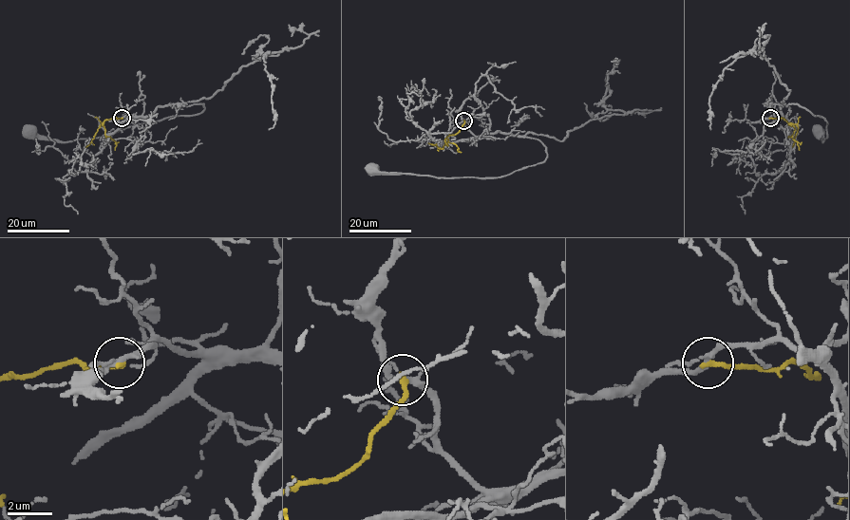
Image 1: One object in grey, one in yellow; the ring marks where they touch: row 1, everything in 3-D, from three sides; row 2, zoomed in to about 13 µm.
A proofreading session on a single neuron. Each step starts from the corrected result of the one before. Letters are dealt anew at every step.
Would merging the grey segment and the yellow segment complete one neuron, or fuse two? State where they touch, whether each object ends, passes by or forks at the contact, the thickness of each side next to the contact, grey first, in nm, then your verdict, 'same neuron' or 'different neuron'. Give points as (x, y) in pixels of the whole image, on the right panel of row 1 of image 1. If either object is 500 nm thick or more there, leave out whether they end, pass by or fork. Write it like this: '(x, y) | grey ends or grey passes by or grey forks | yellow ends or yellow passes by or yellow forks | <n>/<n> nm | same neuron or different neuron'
(770, 118) | grey passes by | yellow ends | 260/240 nm | different neuron

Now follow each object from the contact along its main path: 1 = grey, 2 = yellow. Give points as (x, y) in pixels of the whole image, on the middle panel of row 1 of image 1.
1: (464, 120), (476, 136), (499, 131), (538, 139), (546, 157), (495, 177), (373, 170)
2: (464, 120), (458, 132), (445, 139), (447, 145), (448, 142), (454, 143), (457, 150)

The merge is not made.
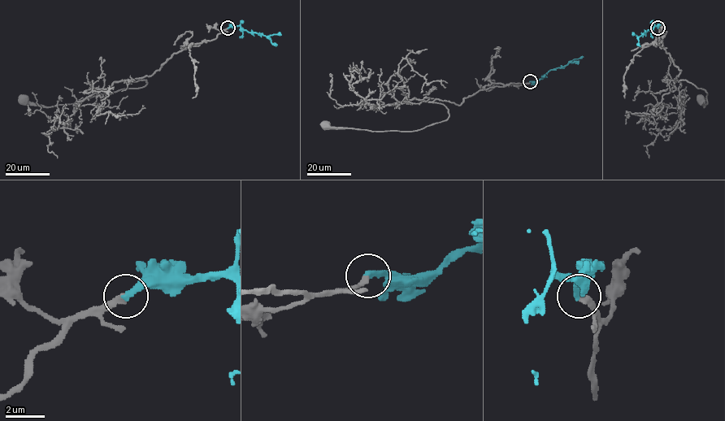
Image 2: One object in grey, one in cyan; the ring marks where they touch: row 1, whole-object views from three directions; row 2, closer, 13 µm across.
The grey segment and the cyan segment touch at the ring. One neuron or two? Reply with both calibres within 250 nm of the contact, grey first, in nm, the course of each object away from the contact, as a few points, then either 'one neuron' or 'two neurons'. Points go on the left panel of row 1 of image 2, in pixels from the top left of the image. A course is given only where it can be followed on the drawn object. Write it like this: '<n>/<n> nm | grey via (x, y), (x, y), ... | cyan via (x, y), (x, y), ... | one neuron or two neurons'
280/320 nm | grey via (227, 28), (214, 39), (172, 54), (150, 75), (131, 80), (146, 80), (143, 86), (49, 106), (24, 100) | cyan via (227, 28), (240, 26), (266, 36), (281, 34) | one neuron

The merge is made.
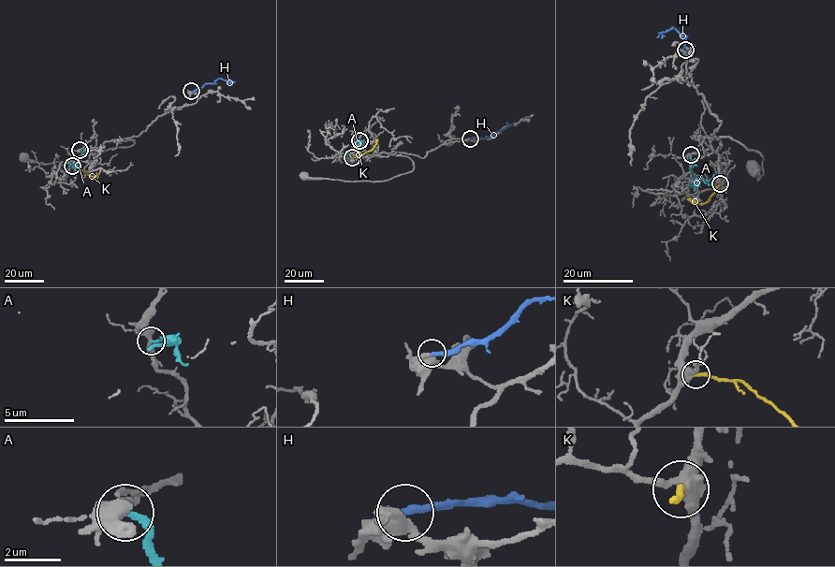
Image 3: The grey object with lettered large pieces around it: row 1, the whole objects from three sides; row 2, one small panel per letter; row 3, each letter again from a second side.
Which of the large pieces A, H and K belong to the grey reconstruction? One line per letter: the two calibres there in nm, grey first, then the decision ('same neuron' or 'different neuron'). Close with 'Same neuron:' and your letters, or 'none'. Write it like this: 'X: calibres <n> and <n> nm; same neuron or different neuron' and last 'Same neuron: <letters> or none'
A: calibres 400 and 240 nm; different neuron
H: calibres 420 and 260 nm; different neuron
K: calibres 480 and 200 nm; different neuron
Same neuron: none

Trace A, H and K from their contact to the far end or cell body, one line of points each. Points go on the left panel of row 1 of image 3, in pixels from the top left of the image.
A: (80, 150), (82, 159), (79, 163), (72, 165), (65, 160)
H: (191, 91), (218, 79), (235, 81)
K: (72, 167), (93, 177), (96, 176), (95, 172)

